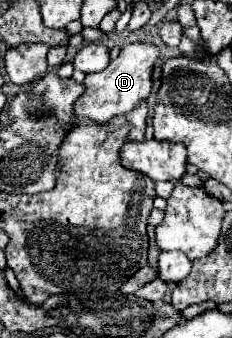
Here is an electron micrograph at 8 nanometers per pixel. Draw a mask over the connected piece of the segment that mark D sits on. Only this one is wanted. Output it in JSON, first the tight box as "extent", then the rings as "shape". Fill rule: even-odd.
{"extent":[75,43,161,123],"shape":[[[129,43],[129,45],[121,47],[119,57],[115,61],[111,61],[109,67],[105,67],[103,71],[89,73],[85,77],[85,81],[83,81],[85,93],[81,95],[81,99],[77,101],[77,107],[75,107],[75,123],[79,123],[81,119],[93,119],[97,123],[107,123],[115,115],[125,115],[137,103],[145,101],[153,87],[151,73],[153,73],[153,67],[155,67],[159,55],[161,55],[159,47],[155,47],[151,43]]]}

